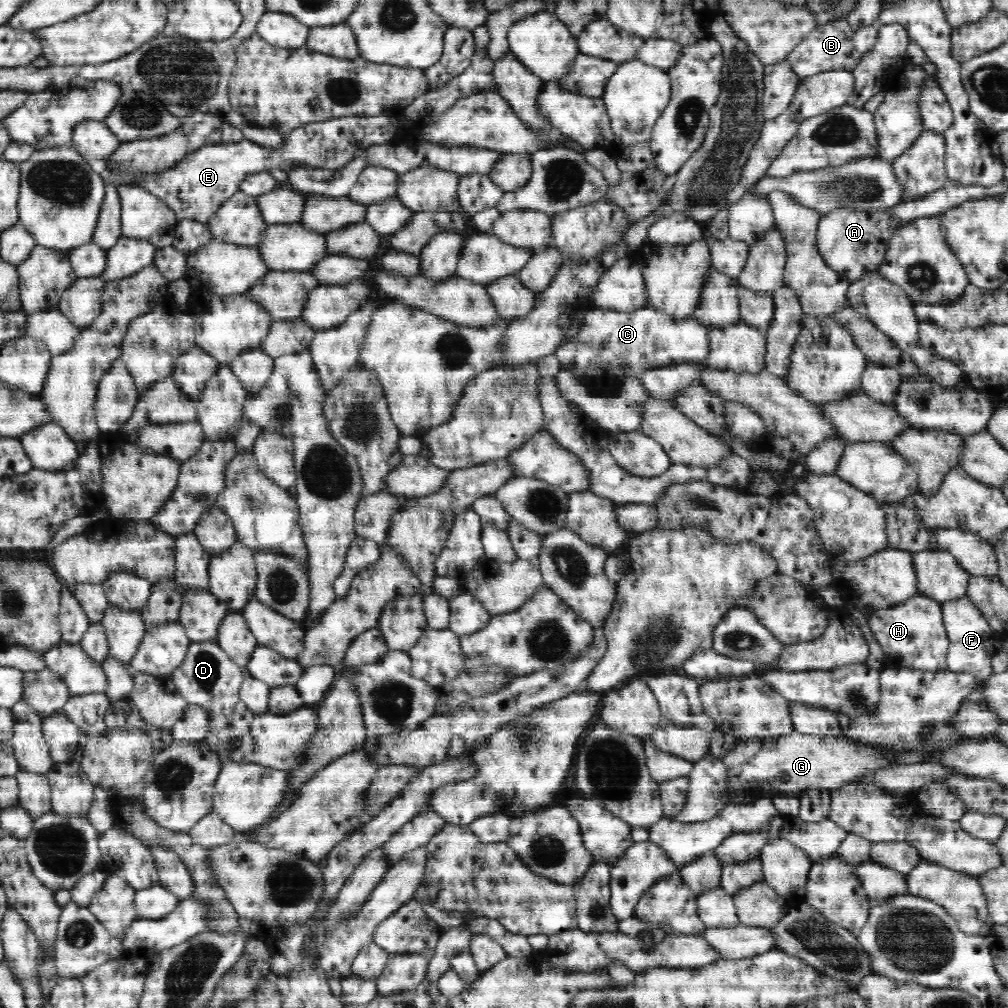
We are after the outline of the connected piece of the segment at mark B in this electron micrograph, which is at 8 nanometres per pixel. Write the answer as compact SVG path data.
M846 18L818 25L817 28L814 28L814 32L805 36L802 42L798 43L798 46L788 54L786 59L799 79L805 79L824 71L845 70L852 73L861 59L861 54L853 43L854 33L854 28Z

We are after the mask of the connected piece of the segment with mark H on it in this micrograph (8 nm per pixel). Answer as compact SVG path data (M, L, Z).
M914 595L893 607L874 611L868 616L868 625L884 652L887 666L932 672L947 669L949 640L944 628L941 602L926 595Z

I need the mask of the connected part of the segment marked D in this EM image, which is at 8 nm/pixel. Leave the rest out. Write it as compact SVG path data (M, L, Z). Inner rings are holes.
M191 642L186 658L169 675L177 691L189 704L202 706L208 713L210 732L204 742L222 760L237 748L240 740L248 735L248 732L251 732L255 718L239 697L239 690L244 680L243 671L218 643Z

